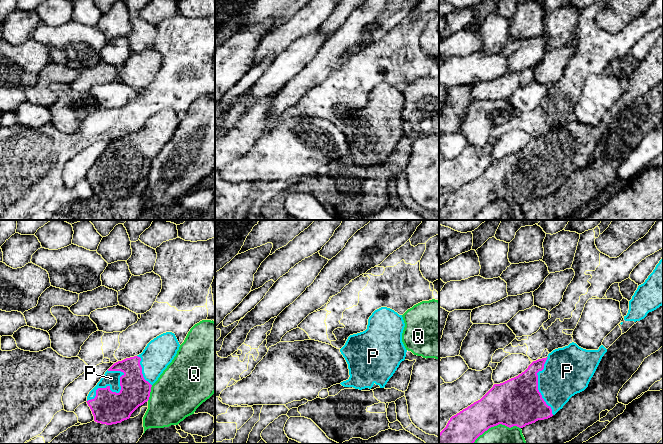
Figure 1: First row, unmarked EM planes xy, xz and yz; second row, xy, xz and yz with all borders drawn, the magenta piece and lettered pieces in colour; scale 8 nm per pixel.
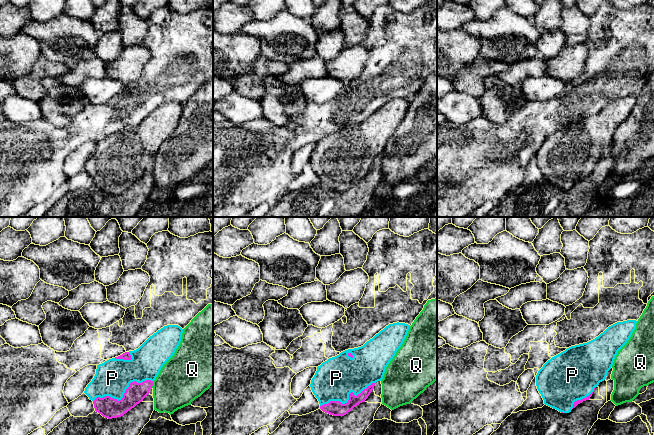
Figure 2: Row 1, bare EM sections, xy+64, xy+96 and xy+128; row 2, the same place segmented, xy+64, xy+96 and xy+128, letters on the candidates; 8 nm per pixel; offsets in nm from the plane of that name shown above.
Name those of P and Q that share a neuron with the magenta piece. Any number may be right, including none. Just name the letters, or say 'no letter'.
P

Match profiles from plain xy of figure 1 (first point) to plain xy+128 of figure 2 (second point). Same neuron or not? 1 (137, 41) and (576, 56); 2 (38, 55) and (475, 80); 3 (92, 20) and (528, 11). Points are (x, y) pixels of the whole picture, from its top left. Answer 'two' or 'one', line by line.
1: two
2: two
3: one

